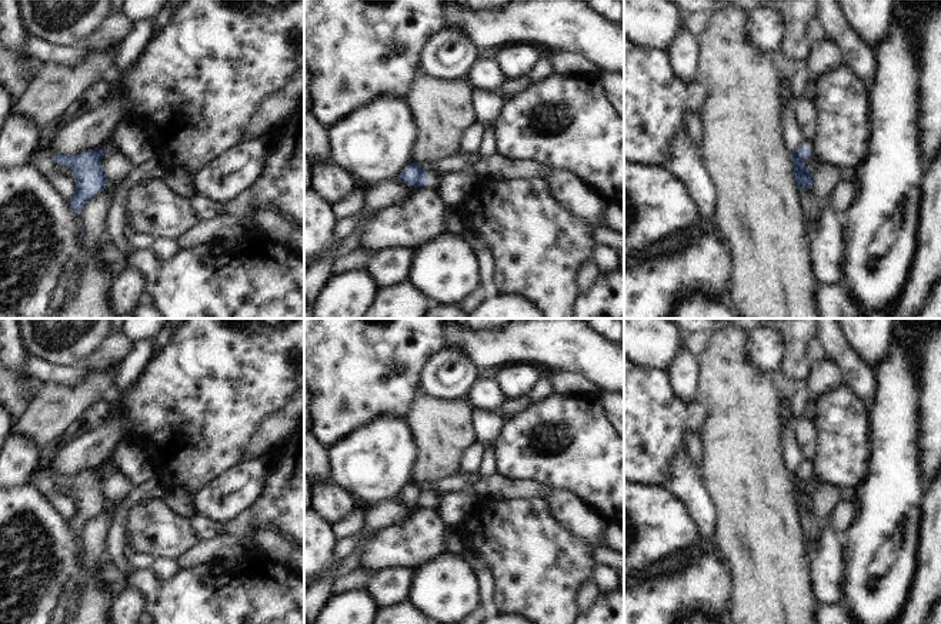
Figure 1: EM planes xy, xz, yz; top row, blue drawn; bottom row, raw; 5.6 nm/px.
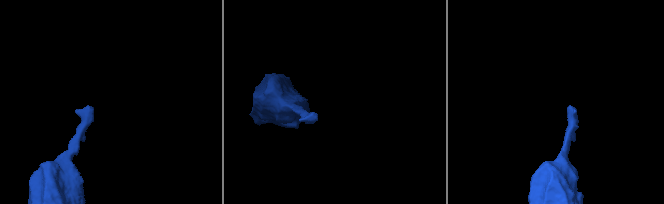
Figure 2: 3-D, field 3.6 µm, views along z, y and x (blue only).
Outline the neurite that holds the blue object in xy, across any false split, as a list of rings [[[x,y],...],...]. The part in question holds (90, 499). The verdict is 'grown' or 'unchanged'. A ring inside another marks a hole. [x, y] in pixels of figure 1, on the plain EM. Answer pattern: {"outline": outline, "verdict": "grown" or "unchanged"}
{"outline": [[[103,468],[86,470],[80,474],[56,474],[54,481],[71,490],[76,511],[69,524],[76,533],[81,533],[86,523],[106,508],[109,500],[100,483],[106,471]]], "verdict": "unchanged"}

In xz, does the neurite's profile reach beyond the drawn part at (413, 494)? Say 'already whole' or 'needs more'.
already whole

